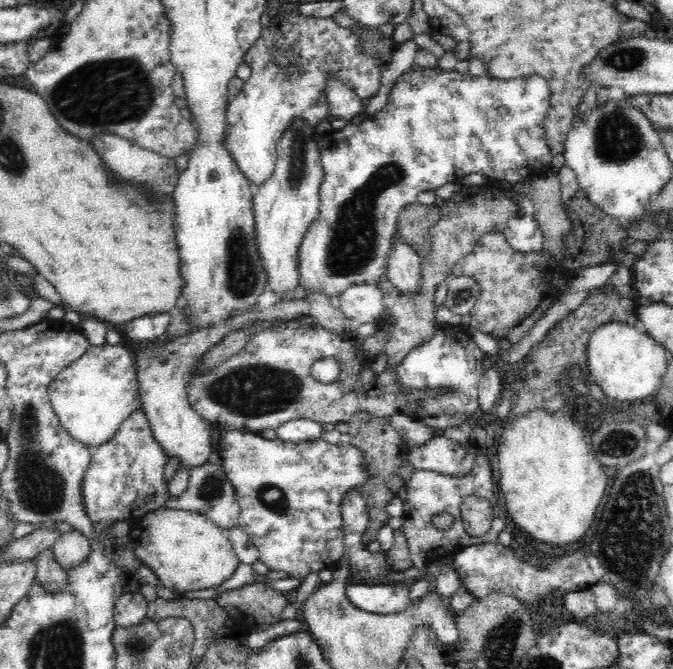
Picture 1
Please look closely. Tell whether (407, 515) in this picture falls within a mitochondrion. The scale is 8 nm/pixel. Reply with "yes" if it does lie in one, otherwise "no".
no

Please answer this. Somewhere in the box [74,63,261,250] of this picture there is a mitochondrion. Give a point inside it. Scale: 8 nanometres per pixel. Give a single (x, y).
(158, 209)

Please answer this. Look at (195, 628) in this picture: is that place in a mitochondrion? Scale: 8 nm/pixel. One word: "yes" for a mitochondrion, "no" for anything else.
no

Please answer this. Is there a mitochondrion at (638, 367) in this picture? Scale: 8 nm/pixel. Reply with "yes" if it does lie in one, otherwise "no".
no

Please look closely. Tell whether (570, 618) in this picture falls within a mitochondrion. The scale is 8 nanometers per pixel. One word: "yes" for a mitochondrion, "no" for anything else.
no

